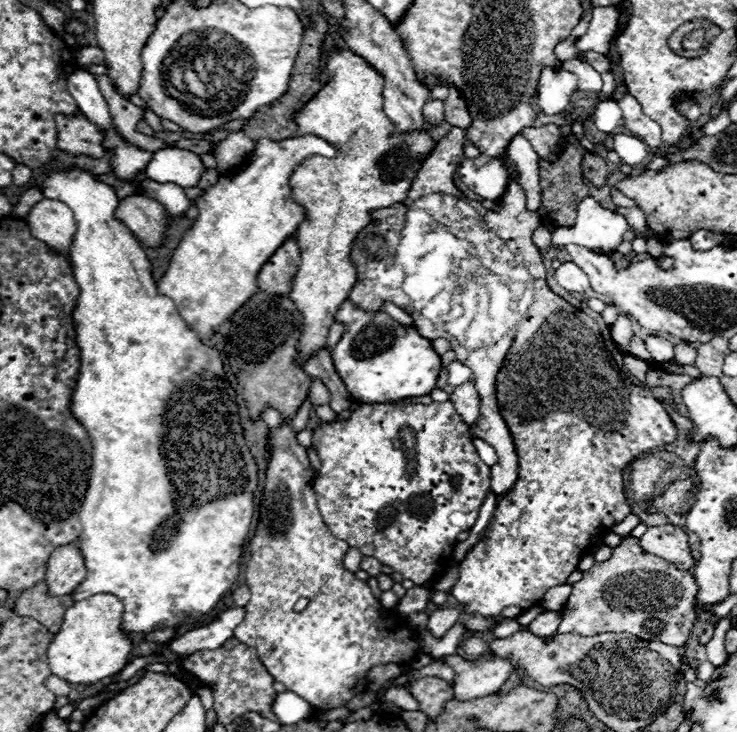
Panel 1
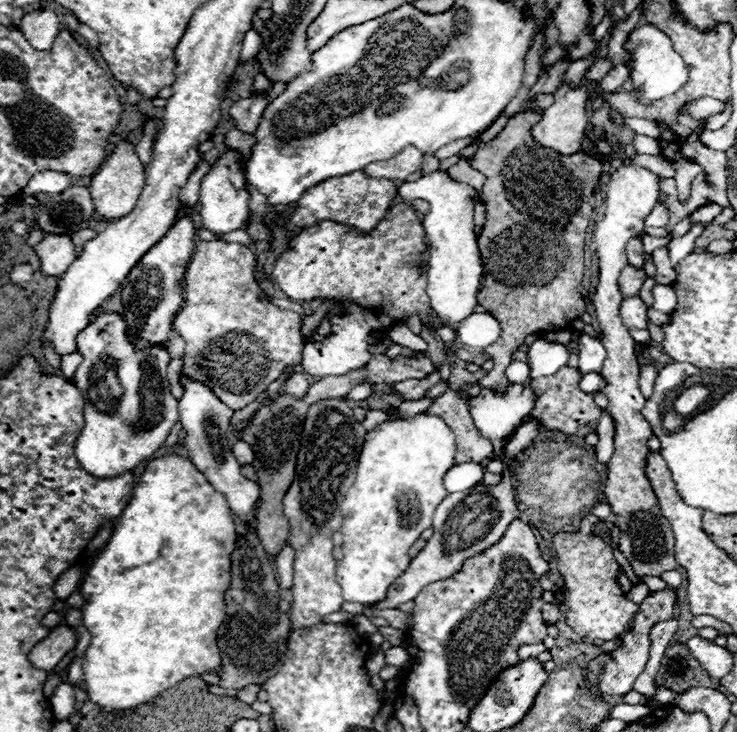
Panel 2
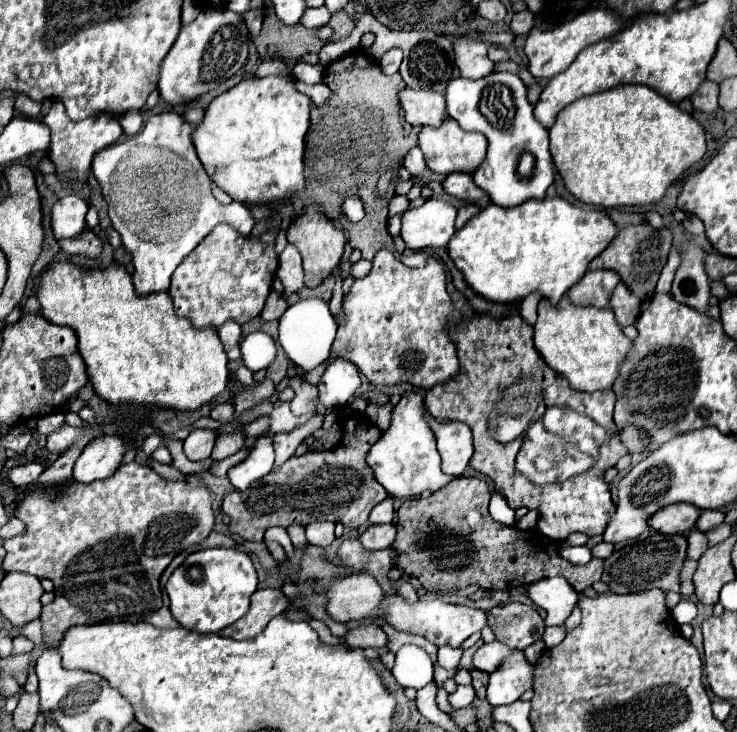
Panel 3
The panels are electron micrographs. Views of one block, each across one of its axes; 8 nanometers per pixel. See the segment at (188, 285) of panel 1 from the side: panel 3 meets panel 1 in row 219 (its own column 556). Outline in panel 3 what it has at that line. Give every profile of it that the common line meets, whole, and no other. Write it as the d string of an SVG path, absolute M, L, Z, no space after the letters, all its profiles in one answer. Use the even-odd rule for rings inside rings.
M528 200L514 208L486 206L466 222L448 244L448 254L464 274L464 282L490 302L516 302L538 292L552 304L584 276L592 258L616 236L616 226L604 210L584 210L568 200Z

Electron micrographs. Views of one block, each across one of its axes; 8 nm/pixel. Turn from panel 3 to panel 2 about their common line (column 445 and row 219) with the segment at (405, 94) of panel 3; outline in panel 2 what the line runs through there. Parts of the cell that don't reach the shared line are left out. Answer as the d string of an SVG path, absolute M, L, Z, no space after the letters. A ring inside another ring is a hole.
M120 142L116 146L116 150L112 152L112 156L100 166L98 174L92 178L90 182L90 194L94 200L94 212L98 214L98 222L102 224L110 224L116 222L120 218L124 218L128 214L128 210L134 208L142 188L146 182L146 170L142 166L142 162L136 156L136 150L130 142Z

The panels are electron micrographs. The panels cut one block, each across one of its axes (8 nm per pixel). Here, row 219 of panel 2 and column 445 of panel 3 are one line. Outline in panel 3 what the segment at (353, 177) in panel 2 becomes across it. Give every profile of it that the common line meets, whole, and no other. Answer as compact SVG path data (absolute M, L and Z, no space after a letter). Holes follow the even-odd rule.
M380 250L372 264L374 266L370 274L366 278L354 280L348 294L344 296L344 320L338 322L338 336L334 340L330 360L340 356L354 362L374 386L408 382L412 386L430 390L436 384L452 380L460 372L460 360L456 346L448 336L450 312L454 312L454 304L446 292L446 276L442 264L436 258L428 258L426 266L422 268L408 268L390 250Z

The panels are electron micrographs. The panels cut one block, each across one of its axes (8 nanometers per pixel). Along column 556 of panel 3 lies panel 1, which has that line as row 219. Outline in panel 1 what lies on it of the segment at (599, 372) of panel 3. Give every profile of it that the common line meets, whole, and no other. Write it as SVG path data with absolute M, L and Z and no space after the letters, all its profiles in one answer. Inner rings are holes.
M332 50L326 60L326 74L330 80L320 94L294 114L298 136L314 134L338 150L336 158L306 159L290 178L292 198L306 208L304 222L296 228L302 262L290 292L292 302L304 316L298 364L304 364L310 352L326 346L328 328L356 282L356 264L350 260L350 250L358 232L370 224L370 212L404 202L420 168L418 158L434 150L434 138L426 128L408 134L394 130L382 110L384 76L362 56L350 50Z

